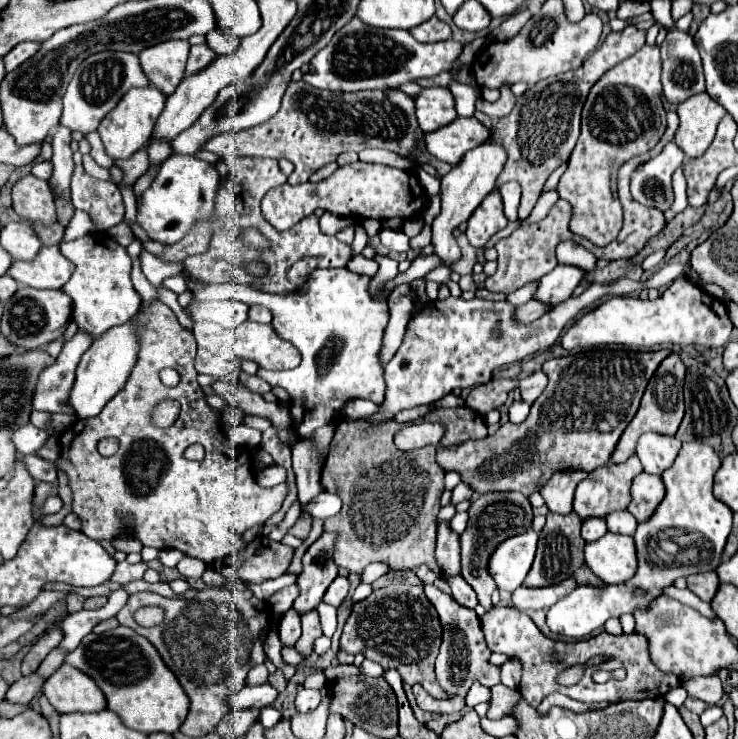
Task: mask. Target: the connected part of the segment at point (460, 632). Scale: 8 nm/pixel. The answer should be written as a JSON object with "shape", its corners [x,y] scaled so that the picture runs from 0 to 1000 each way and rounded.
{"shape":[[[575,793],[575,804],[588,817],[588,823],[591,823],[591,828],[596,834],[599,850],[602,850],[596,885],[591,890],[591,915],[593,915],[593,923],[599,926],[599,931],[607,934],[610,939],[615,939],[618,945],[612,945],[612,947],[591,947],[588,942],[583,942],[566,926],[561,926],[558,934],[561,934],[564,950],[566,950],[566,955],[572,961],[591,963],[591,966],[615,966],[615,963],[623,963],[629,958],[629,942],[637,934],[640,923],[646,920],[653,928],[664,931],[664,928],[669,928],[669,926],[678,923],[678,904],[667,901],[661,896],[661,890],[664,890],[667,882],[656,871],[656,858],[650,853],[650,839],[648,839],[648,834],[645,834],[642,825],[634,825],[634,823],[623,820],[610,804],[599,801],[591,793]]]}

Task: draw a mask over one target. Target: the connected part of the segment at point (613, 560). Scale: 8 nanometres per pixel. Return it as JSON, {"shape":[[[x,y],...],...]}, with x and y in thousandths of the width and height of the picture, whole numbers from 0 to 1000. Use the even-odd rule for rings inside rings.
{"shape":[[[821,720],[816,728],[805,733],[794,733],[791,755],[794,755],[794,766],[821,790],[848,788],[862,774],[862,742],[859,742],[856,725],[840,725],[832,720]]]}

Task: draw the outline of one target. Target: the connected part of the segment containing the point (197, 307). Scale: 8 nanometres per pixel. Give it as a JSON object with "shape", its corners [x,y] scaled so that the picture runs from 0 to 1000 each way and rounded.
{"shape":[[[304,406],[304,409],[271,409],[252,417],[255,428],[268,433],[285,433],[306,444],[320,444],[336,433],[336,414],[322,406]]]}

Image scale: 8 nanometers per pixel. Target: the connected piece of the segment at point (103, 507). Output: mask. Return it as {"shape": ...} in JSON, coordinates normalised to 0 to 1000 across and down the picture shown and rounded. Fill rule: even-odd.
{"shape":[[[195,409],[192,422],[187,425],[187,452],[190,452],[187,487],[179,498],[179,506],[171,514],[171,522],[138,552],[133,563],[100,571],[98,579],[81,590],[84,612],[73,625],[73,631],[76,636],[84,636],[92,644],[92,655],[98,663],[98,693],[106,696],[106,701],[111,704],[111,720],[119,728],[152,731],[157,725],[157,717],[165,714],[165,693],[179,693],[182,723],[195,739],[206,739],[214,744],[238,742],[252,752],[268,755],[279,763],[295,760],[331,739],[331,733],[322,731],[325,723],[331,723],[336,714],[358,709],[371,693],[379,690],[382,677],[388,674],[388,655],[355,660],[350,658],[344,641],[336,633],[331,633],[328,628],[322,631],[322,625],[314,625],[306,617],[298,587],[298,568],[287,555],[287,552],[302,555],[306,544],[293,535],[279,535],[276,541],[276,530],[266,517],[268,503],[263,498],[266,482],[263,452],[260,449],[255,452],[255,447],[249,447],[241,438],[236,422],[220,409]],[[222,498],[236,498],[244,506],[241,522],[225,525],[217,517],[214,506]],[[217,541],[244,544],[244,563],[230,579],[206,576],[203,560]],[[138,593],[157,593],[163,598],[163,606],[154,617],[149,620],[136,617],[130,604]],[[257,601],[276,604],[279,617],[274,625],[263,625],[249,617]]]}

